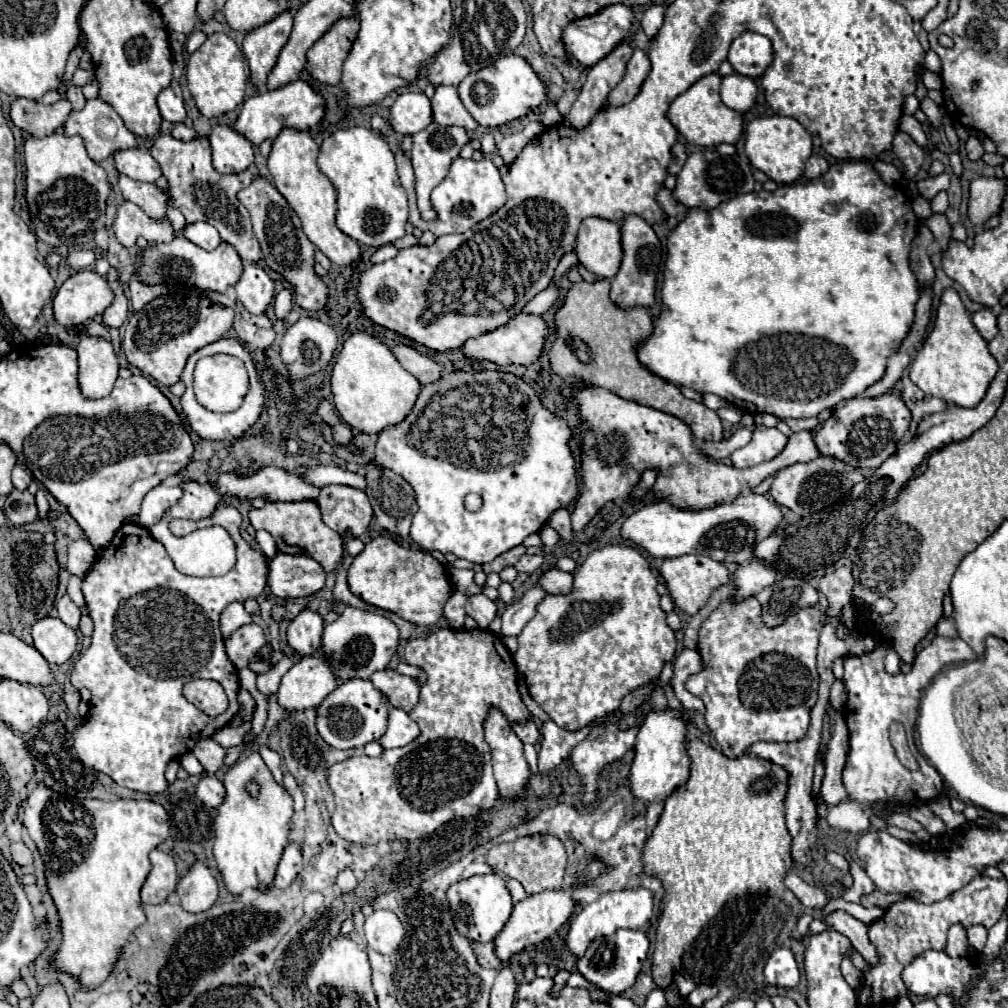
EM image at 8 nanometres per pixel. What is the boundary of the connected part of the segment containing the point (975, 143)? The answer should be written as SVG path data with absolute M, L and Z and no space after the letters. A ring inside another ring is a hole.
M970 137L970 139L966 141L966 157L972 159L972 161L976 161L976 159L980 159L982 155L984 155L982 143L980 143L976 137Z

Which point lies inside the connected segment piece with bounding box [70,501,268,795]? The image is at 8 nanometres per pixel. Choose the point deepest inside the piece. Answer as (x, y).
(155, 628)

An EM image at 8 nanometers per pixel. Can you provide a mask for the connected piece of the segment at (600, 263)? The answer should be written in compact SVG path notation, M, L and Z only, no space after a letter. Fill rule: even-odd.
M586 217L576 237L576 253L578 261L598 279L612 279L622 259L620 225L600 217Z

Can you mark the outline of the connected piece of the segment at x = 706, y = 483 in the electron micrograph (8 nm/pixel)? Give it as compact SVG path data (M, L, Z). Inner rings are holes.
M582 385L574 395L574 409L578 411L582 435L578 445L582 459L580 493L570 515L574 531L584 529L584 525L590 523L590 519L606 503L620 505L630 501L636 485L640 483L640 475L644 475L648 469L656 471L656 483L640 499L642 503L666 501L672 503L672 507L692 507L692 511L702 511L704 507L716 507L716 503L732 503L732 499L738 499L746 489L760 485L766 477L776 475L776 471L794 463L808 463L820 455L812 441L814 435L810 431L800 431L788 437L784 451L772 461L748 469L736 469L732 465L714 463L700 453L690 427L682 419L634 401L620 399L606 389Z

